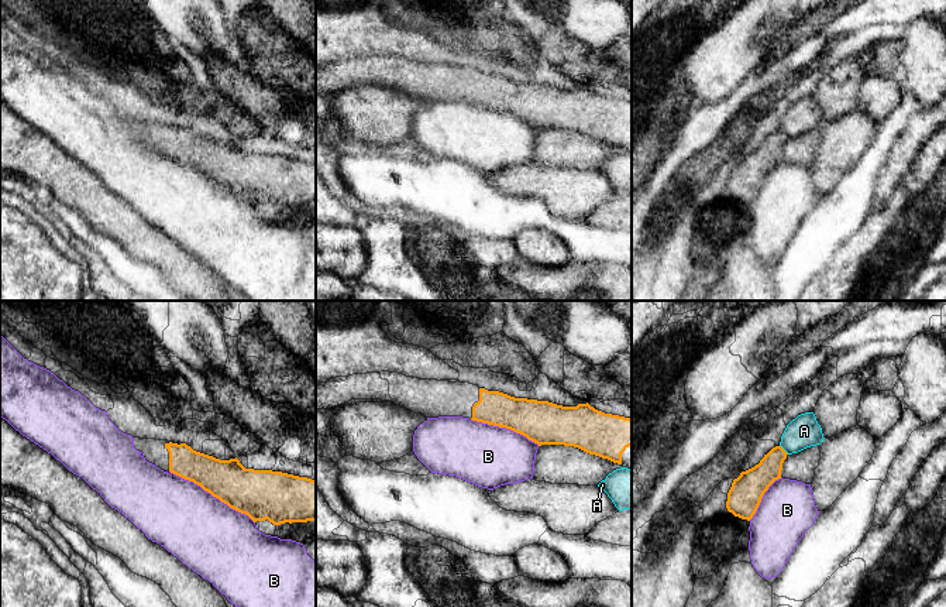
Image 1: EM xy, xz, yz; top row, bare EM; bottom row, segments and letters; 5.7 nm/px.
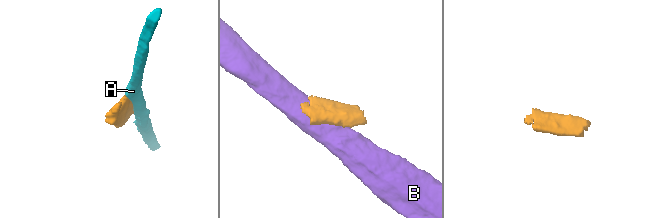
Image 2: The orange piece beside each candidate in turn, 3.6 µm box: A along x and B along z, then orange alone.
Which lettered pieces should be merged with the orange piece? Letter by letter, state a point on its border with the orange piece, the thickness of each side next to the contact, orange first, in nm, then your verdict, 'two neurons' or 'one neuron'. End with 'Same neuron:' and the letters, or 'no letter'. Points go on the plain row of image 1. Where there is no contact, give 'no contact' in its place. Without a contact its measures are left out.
A: meets orange in yz at (783, 133); 160 nm thick on the orange side, 180 nm on the other; two neurons
B: meets orange in xy at (212, 178); 280 nm thick on the orange side, 420 nm on the other; two neurons
Same neuron: no letter

